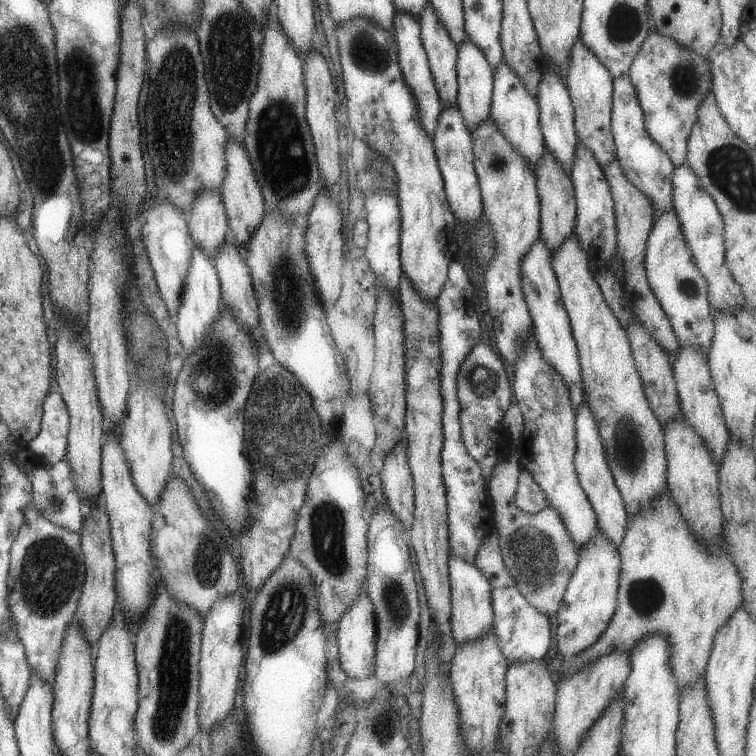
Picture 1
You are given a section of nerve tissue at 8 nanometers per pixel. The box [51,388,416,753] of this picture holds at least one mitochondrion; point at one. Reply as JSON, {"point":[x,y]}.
{"point":[174,668]}

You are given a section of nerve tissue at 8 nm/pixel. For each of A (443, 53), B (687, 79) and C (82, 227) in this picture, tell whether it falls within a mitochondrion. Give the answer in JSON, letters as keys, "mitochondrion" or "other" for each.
{"A":"other","B":"mitochondrion","C":"other"}

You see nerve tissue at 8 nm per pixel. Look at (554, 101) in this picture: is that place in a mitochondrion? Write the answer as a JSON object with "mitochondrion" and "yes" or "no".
{"mitochondrion":"no"}

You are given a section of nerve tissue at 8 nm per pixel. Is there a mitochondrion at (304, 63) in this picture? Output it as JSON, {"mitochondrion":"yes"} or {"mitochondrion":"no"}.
{"mitochondrion":"no"}

